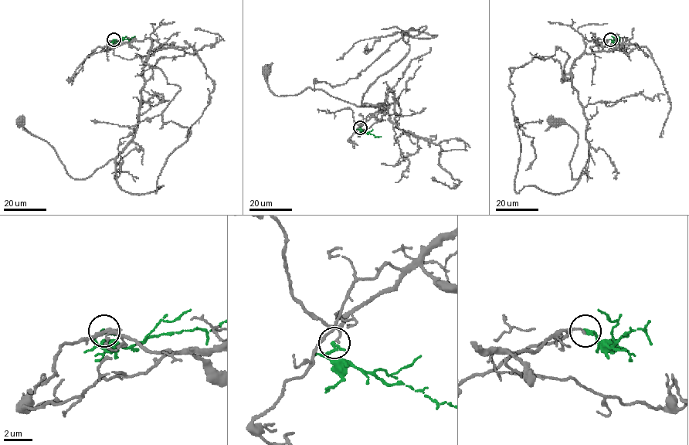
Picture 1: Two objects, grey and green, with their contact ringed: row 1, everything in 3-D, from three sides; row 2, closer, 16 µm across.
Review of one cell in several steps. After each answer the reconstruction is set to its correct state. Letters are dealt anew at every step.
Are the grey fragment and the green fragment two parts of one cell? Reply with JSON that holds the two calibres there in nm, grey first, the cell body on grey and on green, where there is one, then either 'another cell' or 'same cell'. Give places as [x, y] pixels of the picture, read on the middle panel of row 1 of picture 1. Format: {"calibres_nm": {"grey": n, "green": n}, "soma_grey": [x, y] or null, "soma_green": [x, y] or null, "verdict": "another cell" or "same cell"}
{"calibres_nm": {"grey": 180, "green": 240}, "soma_grey": [266, 70], "soma_green": null, "verdict": "same cell"}

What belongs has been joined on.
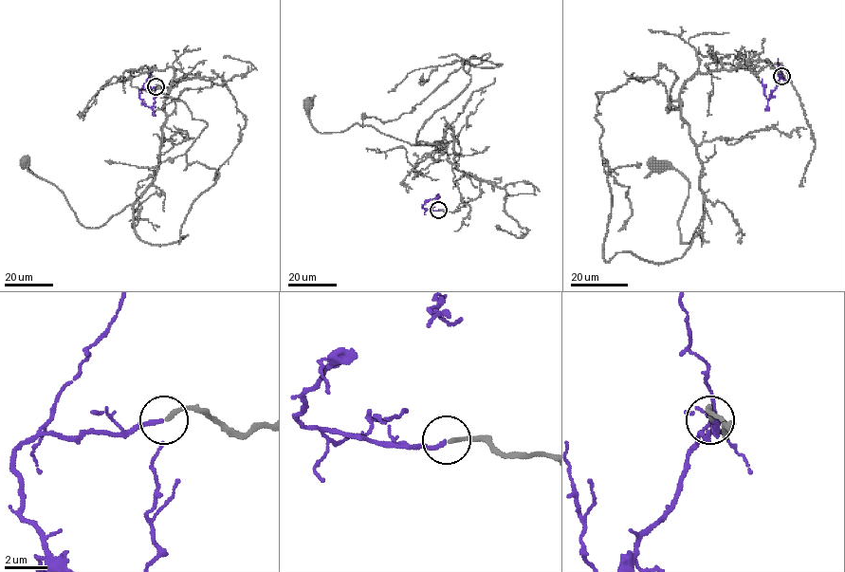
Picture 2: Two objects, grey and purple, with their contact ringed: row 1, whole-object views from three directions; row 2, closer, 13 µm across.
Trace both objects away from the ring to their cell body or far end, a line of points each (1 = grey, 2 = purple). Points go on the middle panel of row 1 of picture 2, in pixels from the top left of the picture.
1: (439, 210), (480, 194), (456, 167), (448, 124), (442, 143), (428, 145), (358, 123), (320, 133), (307, 104)
2: (438, 210), (422, 207), (438, 193)

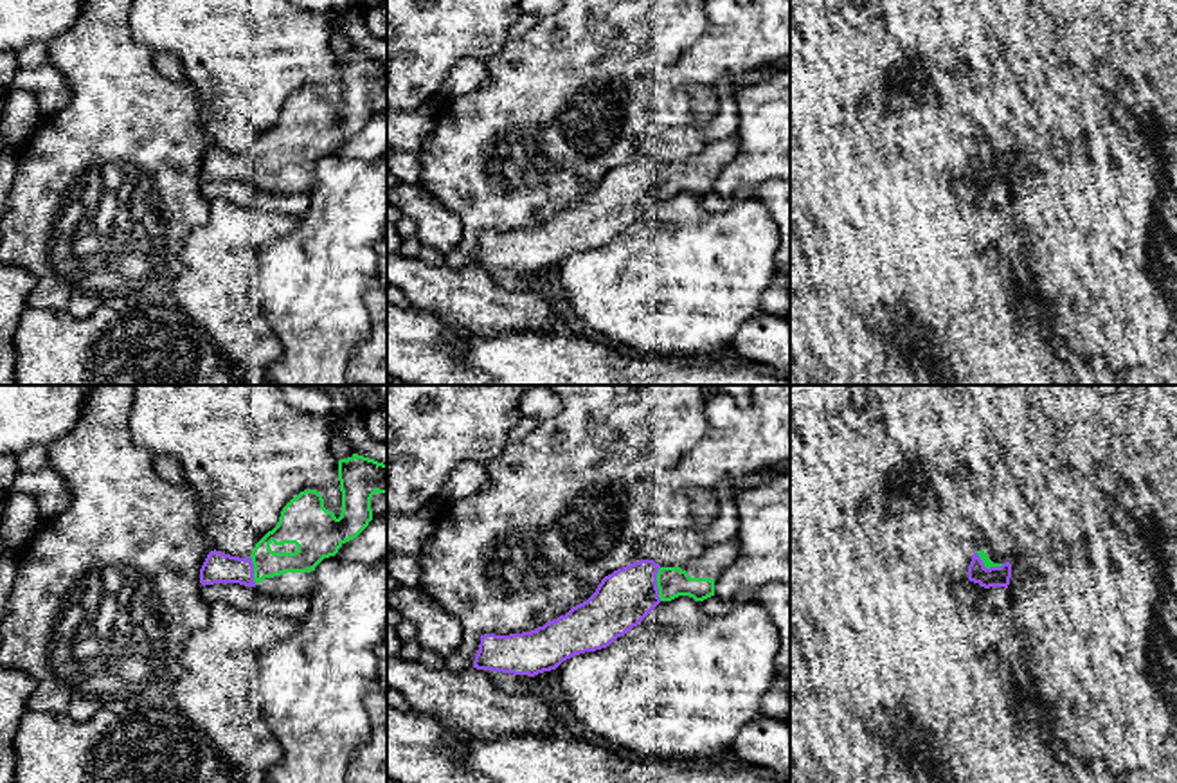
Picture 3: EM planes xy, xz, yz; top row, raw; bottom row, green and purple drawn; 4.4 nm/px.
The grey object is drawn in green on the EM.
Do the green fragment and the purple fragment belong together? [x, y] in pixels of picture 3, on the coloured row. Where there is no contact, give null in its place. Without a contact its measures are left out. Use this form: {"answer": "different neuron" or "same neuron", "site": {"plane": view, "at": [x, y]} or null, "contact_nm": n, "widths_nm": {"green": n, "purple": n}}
{"answer": "same neuron", "site": {"plane": "xz", "at": [657, 584]}, "contact_nm": 150, "widths_nm": {"green": 140, "purple": 260}}

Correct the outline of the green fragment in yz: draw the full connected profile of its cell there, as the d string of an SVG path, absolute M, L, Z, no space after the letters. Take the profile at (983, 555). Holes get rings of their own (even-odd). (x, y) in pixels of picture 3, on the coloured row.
M975 551L968 565L968 580L984 589L1008 589L1011 578L1011 563L993 563L984 551Z

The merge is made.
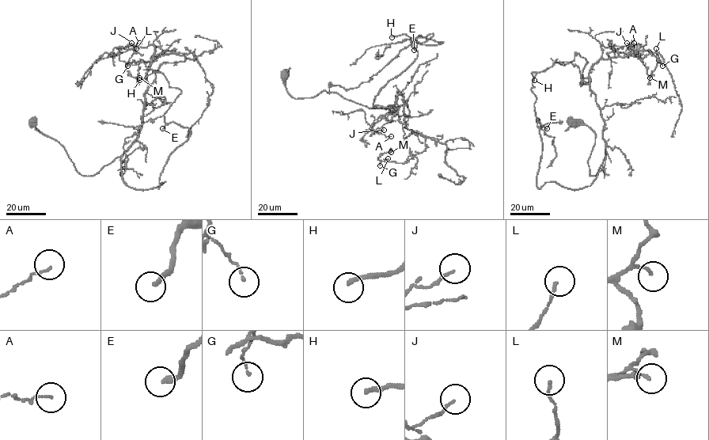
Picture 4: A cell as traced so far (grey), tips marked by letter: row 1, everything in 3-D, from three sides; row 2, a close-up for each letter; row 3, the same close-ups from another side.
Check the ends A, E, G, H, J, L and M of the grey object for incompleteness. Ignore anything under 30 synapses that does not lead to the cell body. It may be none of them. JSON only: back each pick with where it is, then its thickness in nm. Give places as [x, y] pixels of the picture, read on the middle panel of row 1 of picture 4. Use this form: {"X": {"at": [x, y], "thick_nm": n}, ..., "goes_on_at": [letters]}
{"E": {"at": [414, 50], "thick_nm": 240}, "H": {"at": [392, 37], "thick_nm": 200}, "goes_on_at": ["E", "H"]}

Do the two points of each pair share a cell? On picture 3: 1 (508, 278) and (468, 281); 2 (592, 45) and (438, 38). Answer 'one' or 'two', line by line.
1: two
2: two

